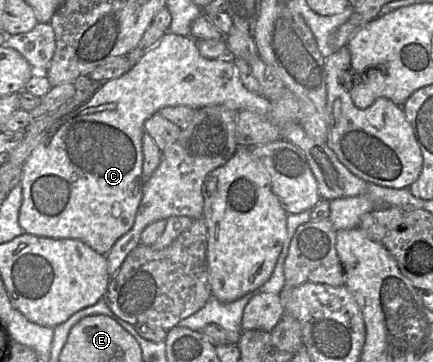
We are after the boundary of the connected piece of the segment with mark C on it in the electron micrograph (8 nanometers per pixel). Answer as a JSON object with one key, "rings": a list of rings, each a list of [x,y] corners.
{"rings":[[[165,32],[159,42],[152,47],[126,74],[102,83],[89,101],[58,120],[44,135],[44,139],[33,150],[22,166],[22,205],[18,221],[26,233],[54,239],[78,239],[90,246],[101,255],[106,256],[116,241],[125,235],[134,225],[137,211],[143,197],[143,151],[142,140],[144,123],[161,108],[172,106],[188,106],[193,109],[205,106],[222,105],[234,111],[252,111],[265,115],[270,111],[271,103],[259,93],[247,90],[237,73],[237,67],[232,58],[206,59],[198,51],[196,41],[192,37],[184,37]]]}

